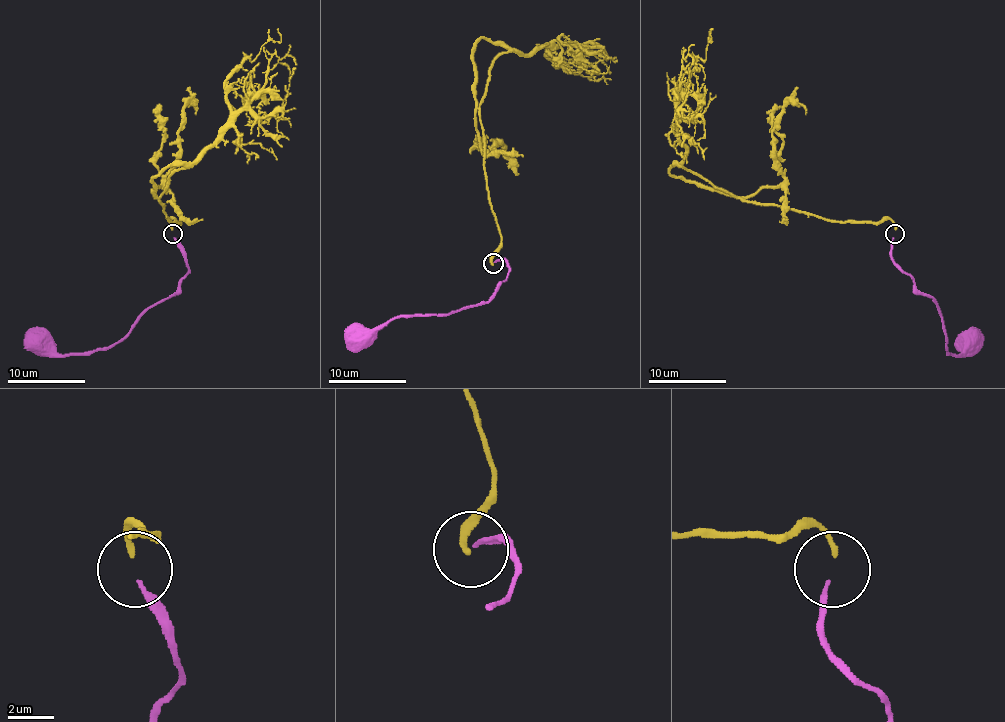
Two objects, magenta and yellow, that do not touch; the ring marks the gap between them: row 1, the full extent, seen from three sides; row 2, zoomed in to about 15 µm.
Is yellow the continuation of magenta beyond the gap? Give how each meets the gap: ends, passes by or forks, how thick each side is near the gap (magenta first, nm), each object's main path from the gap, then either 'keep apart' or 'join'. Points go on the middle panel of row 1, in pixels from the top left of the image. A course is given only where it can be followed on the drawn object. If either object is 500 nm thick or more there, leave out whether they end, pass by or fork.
magenta ends; yellow ends; calibres 170 and 220 nm; course magenta (493, 261), (503, 259), (509, 275), (485, 302), (442, 314), (390, 318), (356, 336); course yellow (493, 263), (501, 232), (480, 111), (489, 66), (511, 50), (550, 46), (546, 56), (599, 82); keep apart

